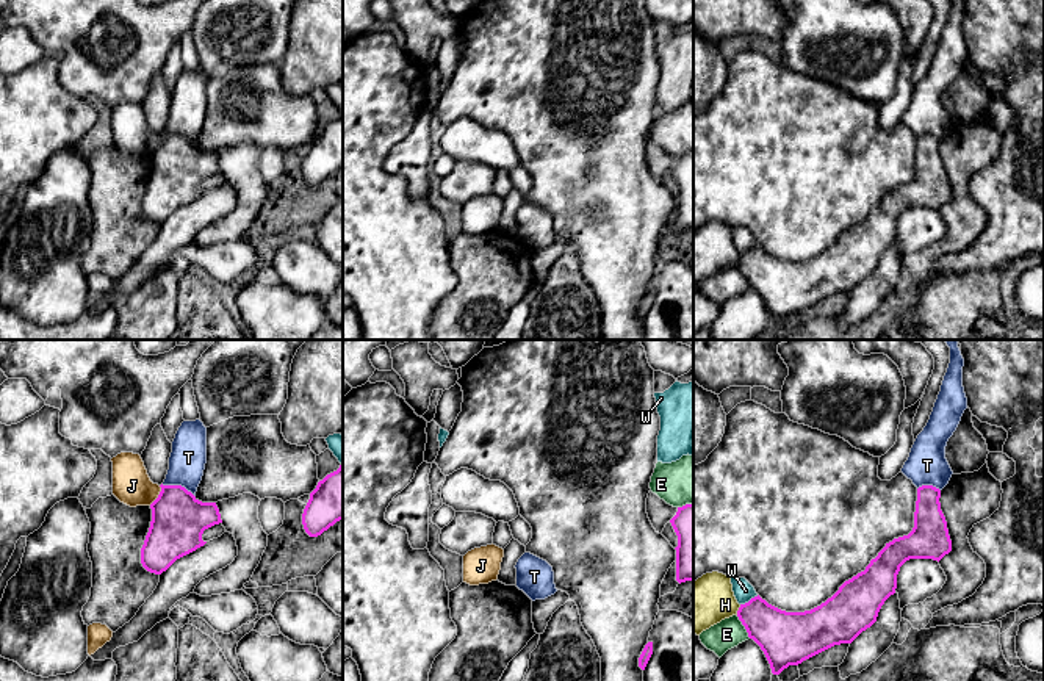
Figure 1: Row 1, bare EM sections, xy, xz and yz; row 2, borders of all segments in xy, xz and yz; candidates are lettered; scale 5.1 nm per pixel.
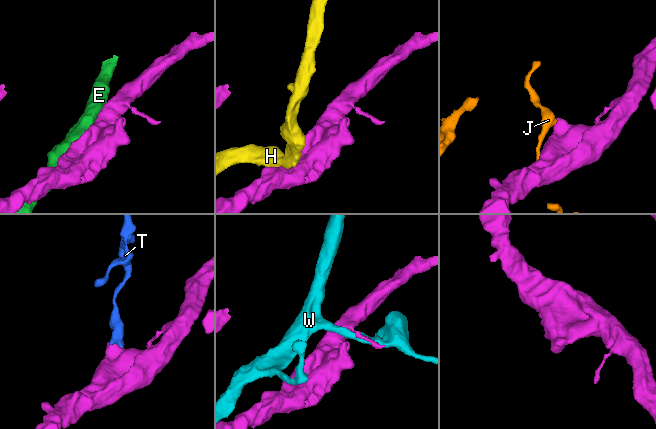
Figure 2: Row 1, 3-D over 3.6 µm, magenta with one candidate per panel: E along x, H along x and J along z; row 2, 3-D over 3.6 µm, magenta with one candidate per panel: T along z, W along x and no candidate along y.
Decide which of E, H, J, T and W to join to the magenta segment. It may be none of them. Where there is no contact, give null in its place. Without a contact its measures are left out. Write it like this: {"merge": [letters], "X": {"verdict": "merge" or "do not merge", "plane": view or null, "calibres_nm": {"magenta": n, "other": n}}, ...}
{"merge": [], "E": {"verdict": "do not merge", "plane": "yz", "calibres_nm": {"magenta": 280, "other": 150}}, "H": {"verdict": "do not merge", "plane": "yz", "calibres_nm": {"magenta": 240, "other": 260}}, "J": {"verdict": "do not merge", "plane": "xy", "calibres_nm": {"magenta": 280, "other": 200}}, "T": {"verdict": "do not merge", "plane": "xy", "calibres_nm": {"magenta": 280, "other": 190}}, "W": {"verdict": "do not merge", "plane": "yz", "calibres_nm": {"magenta": 260, "other": 100}}}

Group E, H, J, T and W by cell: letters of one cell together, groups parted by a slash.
E / H / J T / W

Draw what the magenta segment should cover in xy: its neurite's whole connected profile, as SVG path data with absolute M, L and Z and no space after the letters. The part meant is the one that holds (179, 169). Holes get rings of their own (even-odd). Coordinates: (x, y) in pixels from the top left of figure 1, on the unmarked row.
M160 135L158 147L150 153L152 171L141 197L142 216L155 224L166 221L177 208L196 200L207 191L202 189L205 178L222 172L216 152L202 152L182 135Z

